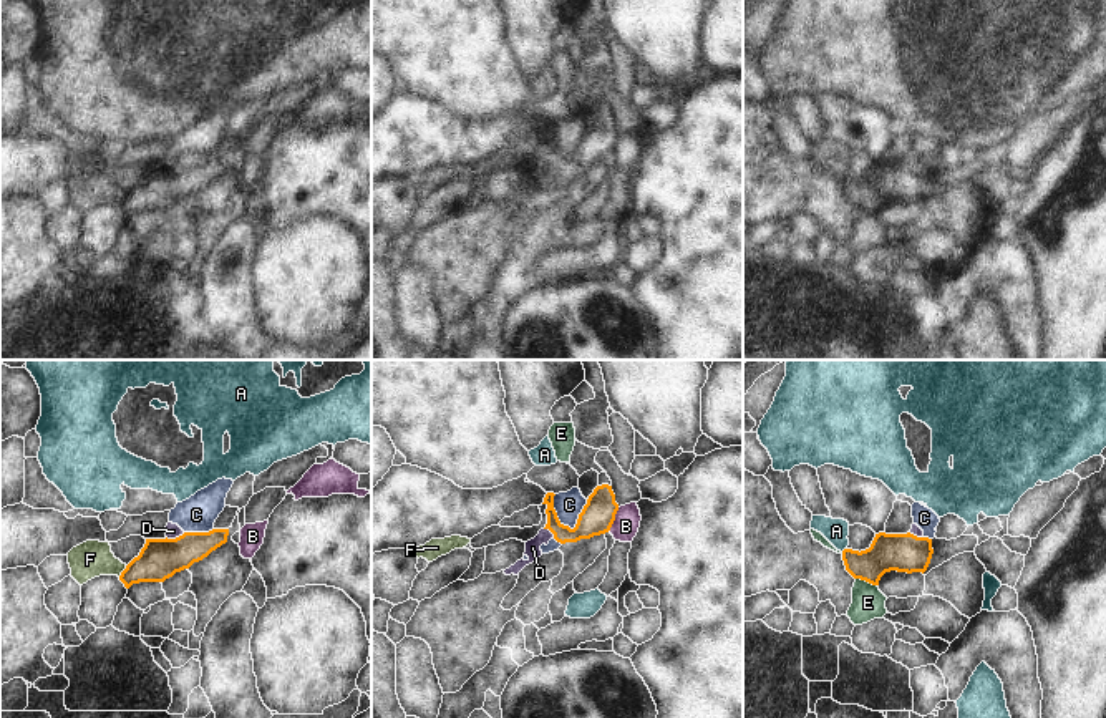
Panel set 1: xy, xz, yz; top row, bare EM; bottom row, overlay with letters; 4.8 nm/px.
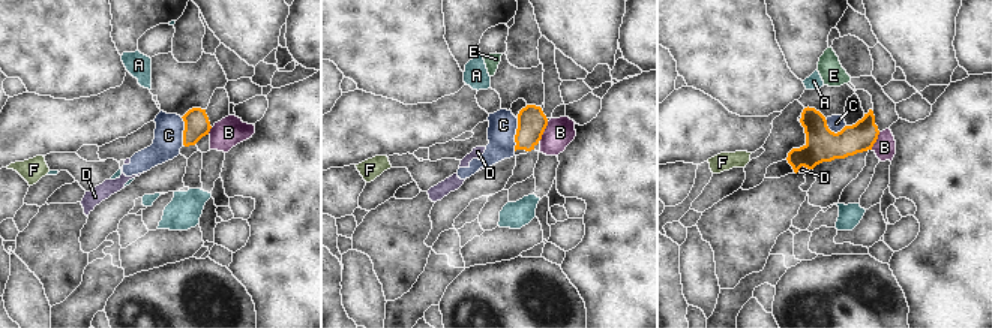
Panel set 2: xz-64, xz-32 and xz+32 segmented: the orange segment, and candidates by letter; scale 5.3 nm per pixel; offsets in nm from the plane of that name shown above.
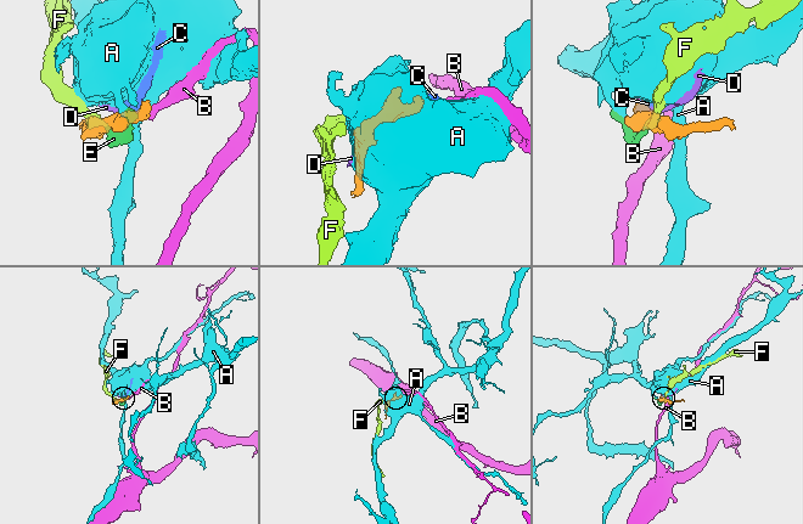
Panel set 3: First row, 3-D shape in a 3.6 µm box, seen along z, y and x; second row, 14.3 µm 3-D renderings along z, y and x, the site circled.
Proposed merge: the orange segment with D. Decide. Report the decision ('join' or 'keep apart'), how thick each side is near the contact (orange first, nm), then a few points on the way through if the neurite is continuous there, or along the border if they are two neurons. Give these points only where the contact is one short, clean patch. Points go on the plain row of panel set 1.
keep apart; calibres 200 and 70 nm; border xy (184, 161), (166, 166)

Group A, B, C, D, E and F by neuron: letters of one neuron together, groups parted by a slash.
A / B / C D / E F

